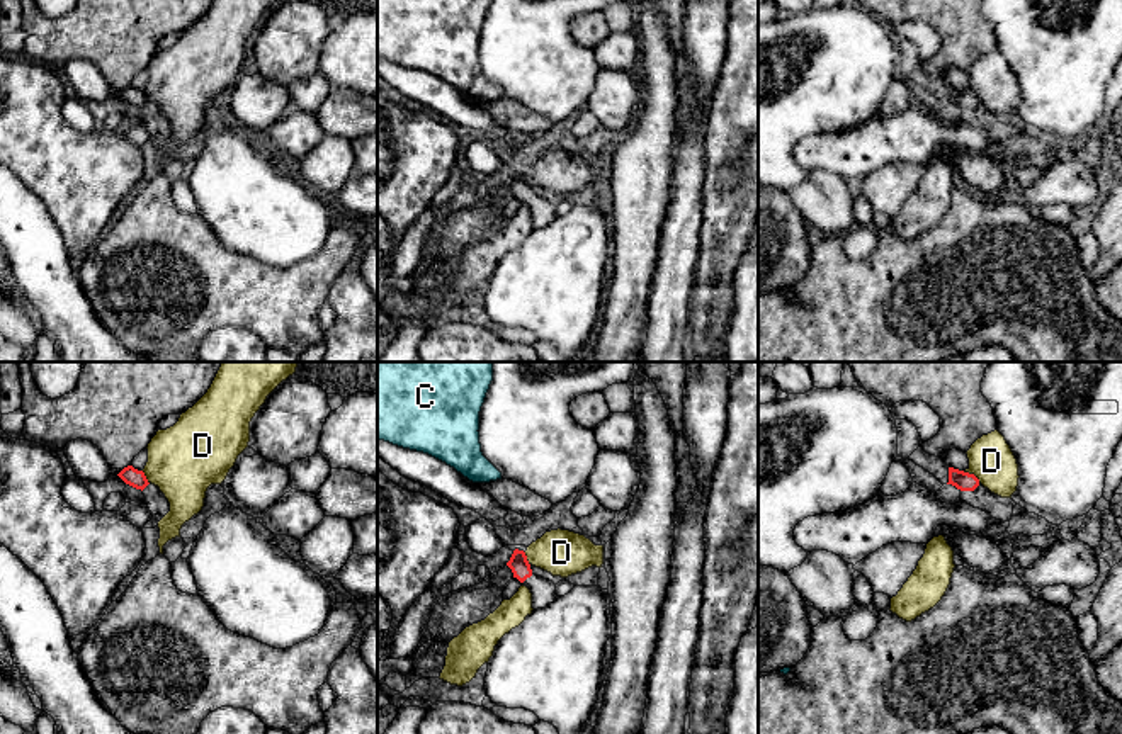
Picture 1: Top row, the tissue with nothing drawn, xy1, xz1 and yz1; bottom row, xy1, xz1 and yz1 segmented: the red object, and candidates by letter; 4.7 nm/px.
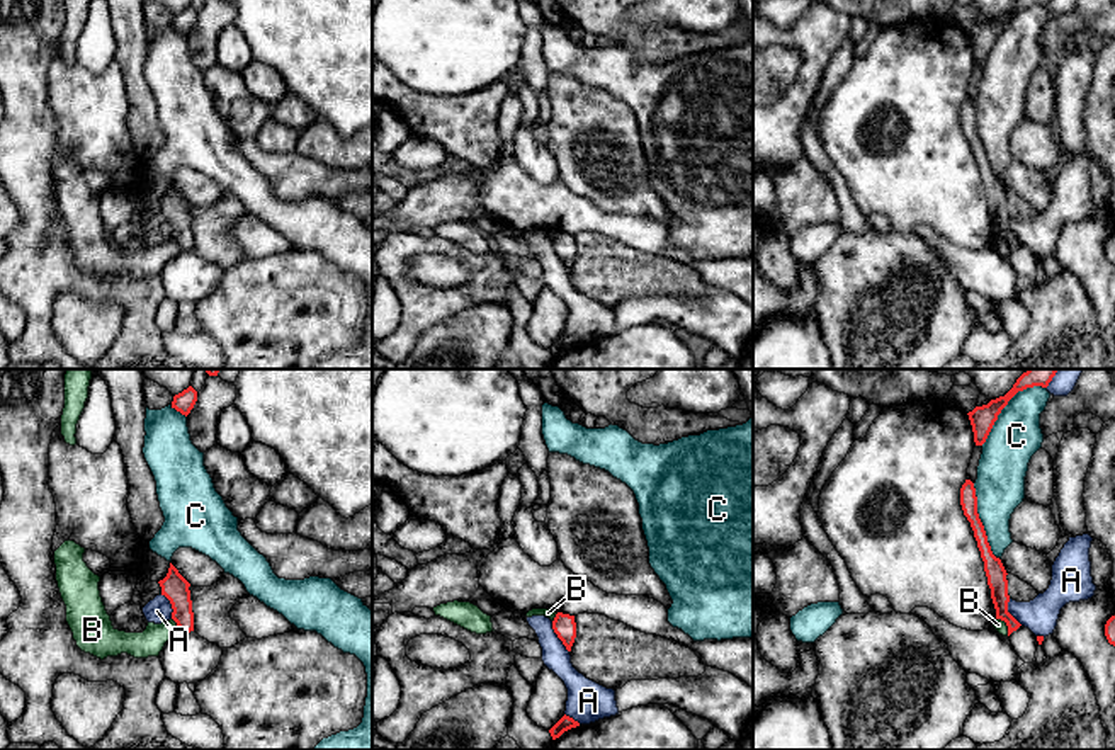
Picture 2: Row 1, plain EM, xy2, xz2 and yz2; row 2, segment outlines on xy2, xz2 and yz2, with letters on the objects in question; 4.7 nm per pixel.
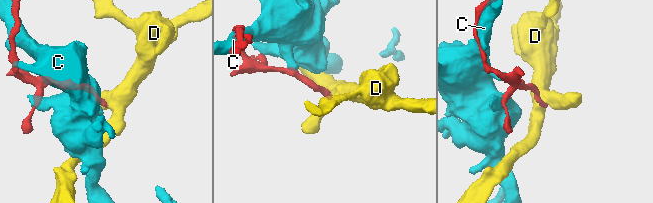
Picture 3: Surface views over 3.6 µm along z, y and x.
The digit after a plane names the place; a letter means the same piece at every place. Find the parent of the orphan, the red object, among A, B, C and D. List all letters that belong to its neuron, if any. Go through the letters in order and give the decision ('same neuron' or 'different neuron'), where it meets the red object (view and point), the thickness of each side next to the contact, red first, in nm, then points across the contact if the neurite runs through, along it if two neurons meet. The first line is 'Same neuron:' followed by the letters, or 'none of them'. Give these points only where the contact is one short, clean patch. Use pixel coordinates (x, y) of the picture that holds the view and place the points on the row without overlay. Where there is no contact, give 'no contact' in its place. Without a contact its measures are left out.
Same neuron: none of them
A: different neuron; meets red in xz2 at (558, 255); 110 nm thick on the red side, 130 nm on the other
B: different neuron; meets red in yz2 at (1007, 244); 100 nm thick on the red side, 60 nm on the other; border along yz2 (996, 237), (1005, 242), (1008, 254)
C: different neuron; meets red in yz2 at (1007, 22); 120 nm thick on the red side, 240 nm on the other
D: different neuron; meets red in yz1 at (971, 94); 90 nm thick on the red side, 220 nm on the other; border along yz1 (963, 90), (971, 92), (980, 101)

